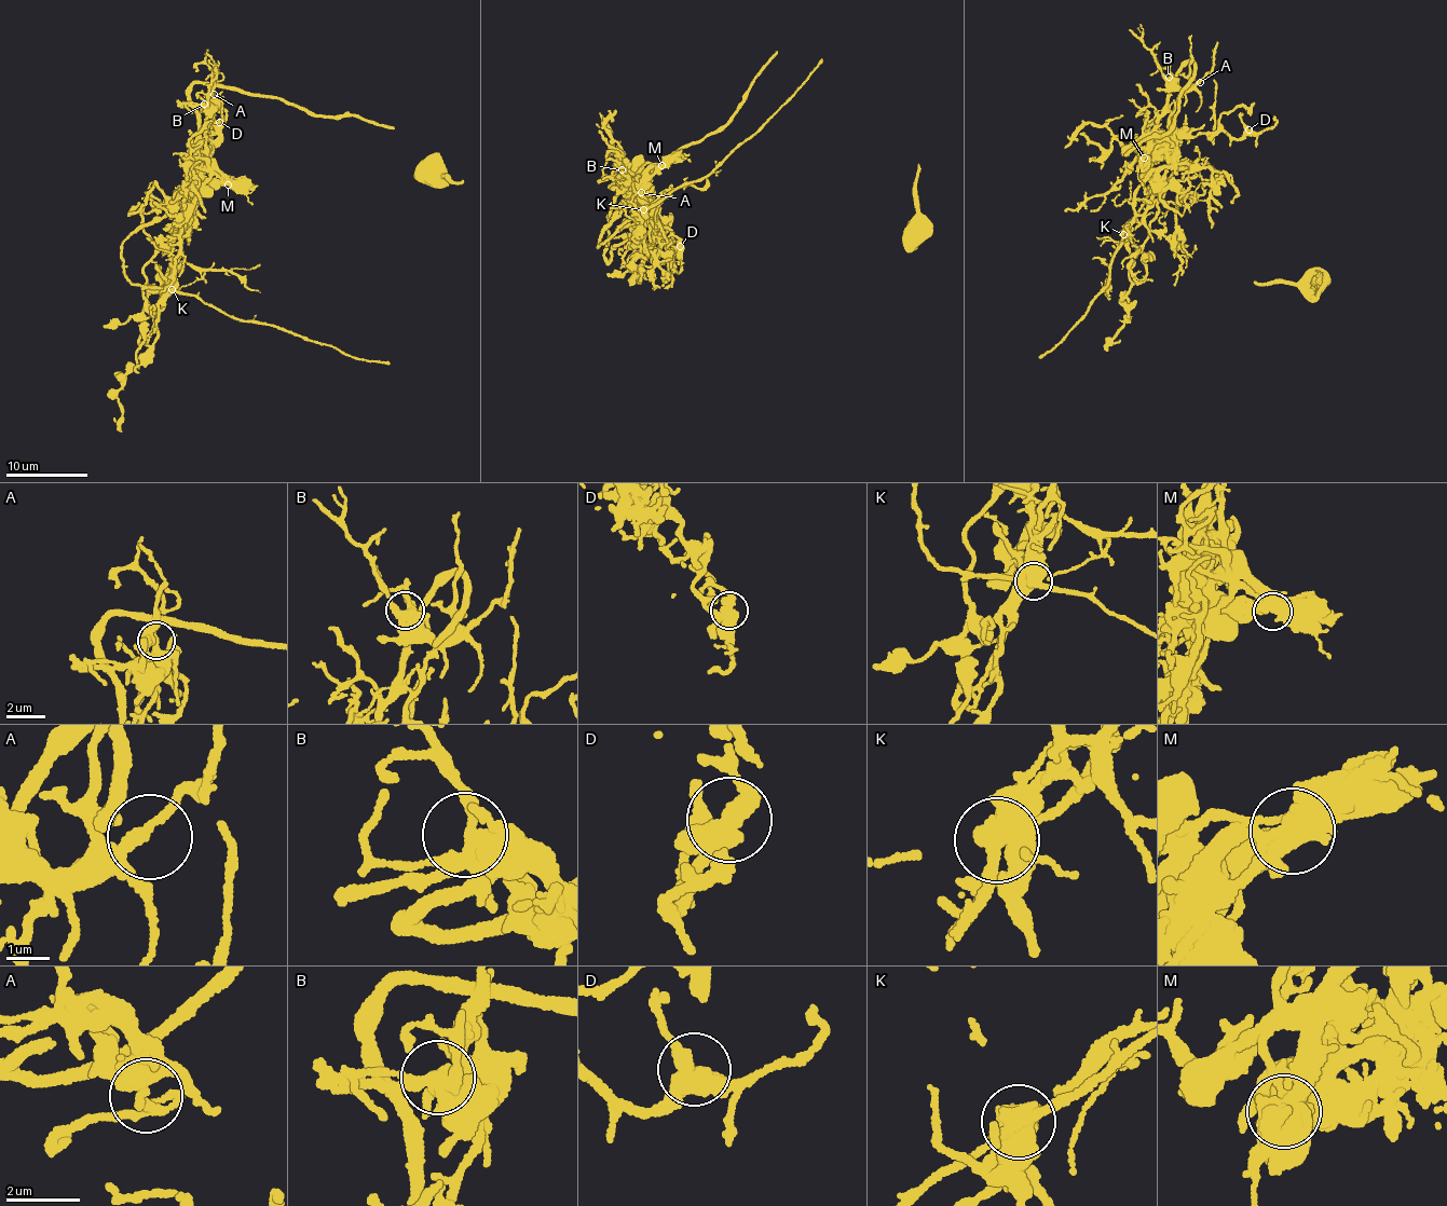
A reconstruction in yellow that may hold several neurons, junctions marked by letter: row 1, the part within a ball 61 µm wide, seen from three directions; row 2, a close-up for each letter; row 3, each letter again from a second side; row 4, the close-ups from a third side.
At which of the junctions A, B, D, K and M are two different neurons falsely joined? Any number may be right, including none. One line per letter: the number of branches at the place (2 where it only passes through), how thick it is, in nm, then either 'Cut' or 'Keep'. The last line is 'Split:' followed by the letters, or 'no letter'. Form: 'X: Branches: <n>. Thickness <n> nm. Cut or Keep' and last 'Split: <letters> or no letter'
A: Branches: 2. Thickness 260 nm. Keep
B: Branches: 5. Thickness 440 nm. Keep
D: Branches: 3. Thickness 440 nm. Keep
K: Branches: 5. Thickness 550 nm. Cut
M: Branches: 2. Thickness 600 nm. Cut
Split: K, M

